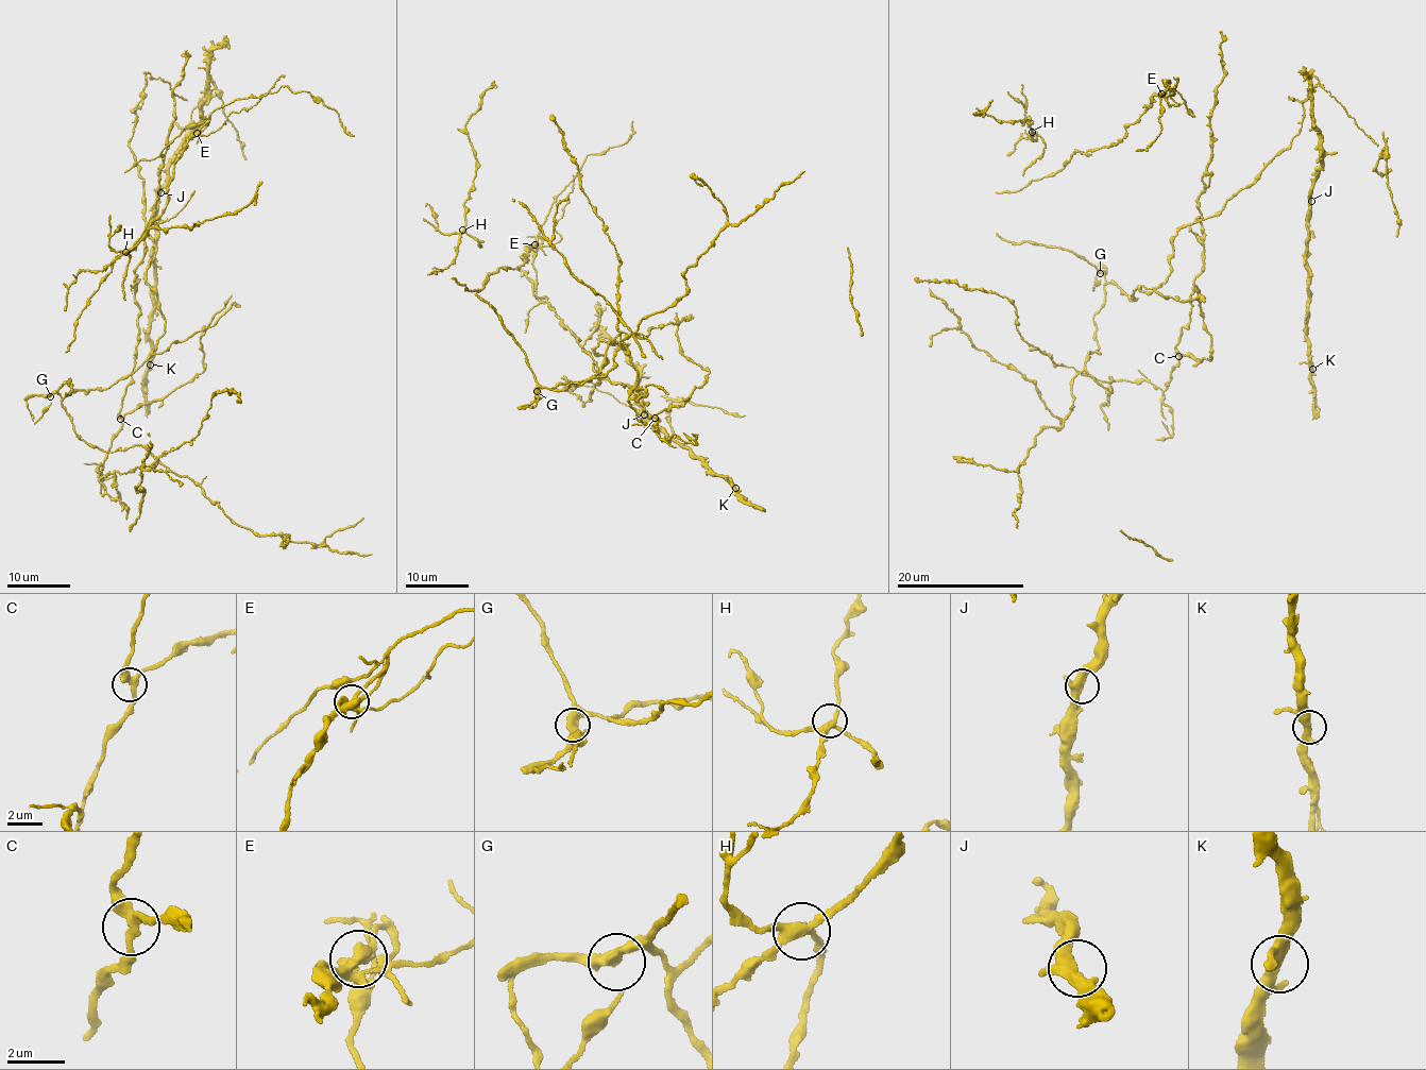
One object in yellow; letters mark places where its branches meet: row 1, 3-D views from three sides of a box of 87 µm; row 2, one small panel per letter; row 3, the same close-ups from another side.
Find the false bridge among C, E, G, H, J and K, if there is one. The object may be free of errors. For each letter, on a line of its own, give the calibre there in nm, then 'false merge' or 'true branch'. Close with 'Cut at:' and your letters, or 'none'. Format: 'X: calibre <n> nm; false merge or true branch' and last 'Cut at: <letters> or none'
C: calibre 280 nm; true branch
E: calibre 340 nm; false merge
G: calibre 360 nm; true branch
H: calibre 280 nm; true branch
J: calibre 360 nm; true branch
K: calibre 360 nm; true branch
Cut at: E

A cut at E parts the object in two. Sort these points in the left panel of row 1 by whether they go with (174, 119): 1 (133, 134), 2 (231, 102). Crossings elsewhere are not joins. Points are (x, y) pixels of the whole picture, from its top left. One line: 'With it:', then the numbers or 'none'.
With it: 1

